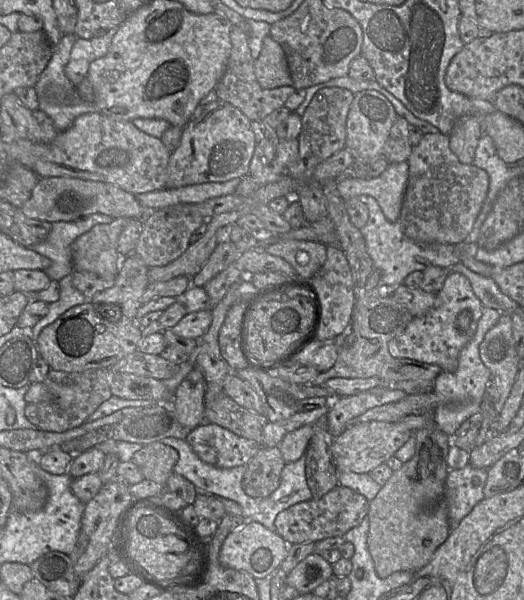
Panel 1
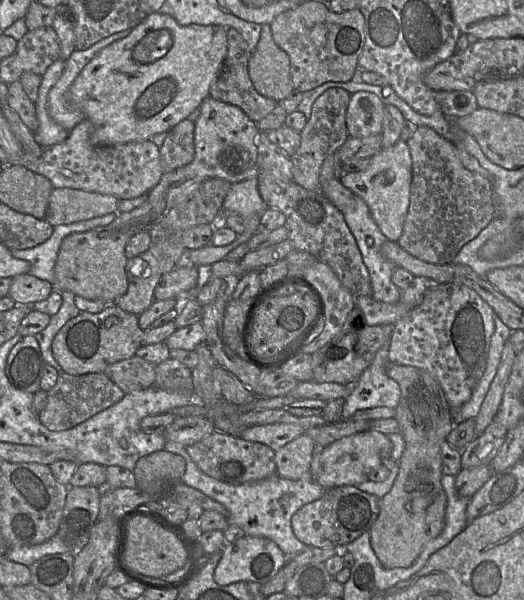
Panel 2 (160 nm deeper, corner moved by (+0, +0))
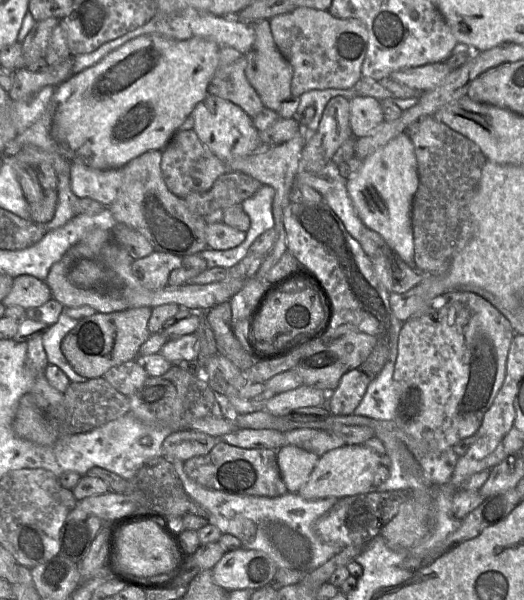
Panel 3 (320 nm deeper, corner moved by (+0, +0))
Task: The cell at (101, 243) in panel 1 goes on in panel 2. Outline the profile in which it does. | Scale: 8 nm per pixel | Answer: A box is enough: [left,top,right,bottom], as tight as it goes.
[54,96,260,304]

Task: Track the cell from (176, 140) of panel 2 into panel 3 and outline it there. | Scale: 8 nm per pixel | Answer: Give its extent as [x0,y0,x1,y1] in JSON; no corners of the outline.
[161,129,230,198]

